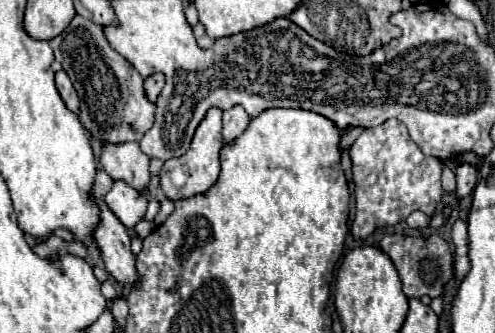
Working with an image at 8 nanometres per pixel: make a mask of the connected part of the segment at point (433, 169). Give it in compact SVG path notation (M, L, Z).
M391 118L365 132L353 142L351 150L353 182L355 182L355 222L351 234L357 242L369 238L379 226L393 226L405 220L411 212L421 210L433 214L443 196L441 166L443 162L433 156L425 156L411 140L407 128L397 118Z

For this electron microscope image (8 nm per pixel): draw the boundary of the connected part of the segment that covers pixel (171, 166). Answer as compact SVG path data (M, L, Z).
M217 106L207 110L203 122L195 130L189 150L179 158L171 158L171 160L163 162L159 178L161 178L161 188L167 198L179 200L179 198L189 198L197 192L207 192L219 178L219 150L223 146L221 116L223 116L223 110L219 110Z

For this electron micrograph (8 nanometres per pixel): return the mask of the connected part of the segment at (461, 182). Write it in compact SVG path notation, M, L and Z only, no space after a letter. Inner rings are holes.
M459 164L457 174L457 196L469 196L477 184L477 166L475 164Z

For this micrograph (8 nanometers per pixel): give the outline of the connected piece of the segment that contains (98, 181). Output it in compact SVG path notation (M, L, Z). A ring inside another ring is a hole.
M99 170L95 176L95 184L93 184L93 196L103 198L105 192L111 190L111 186L113 186L113 178L105 170Z

